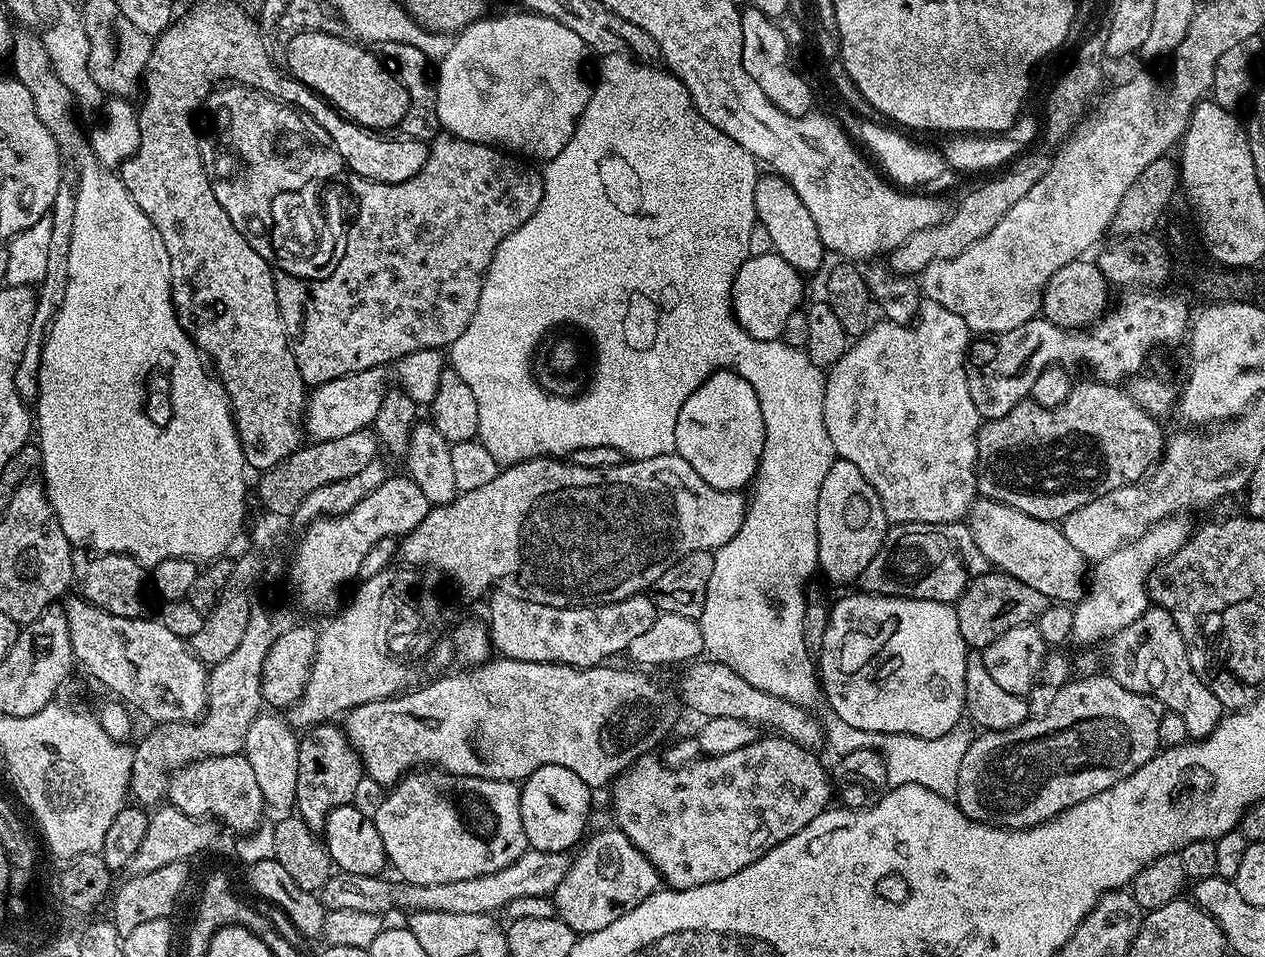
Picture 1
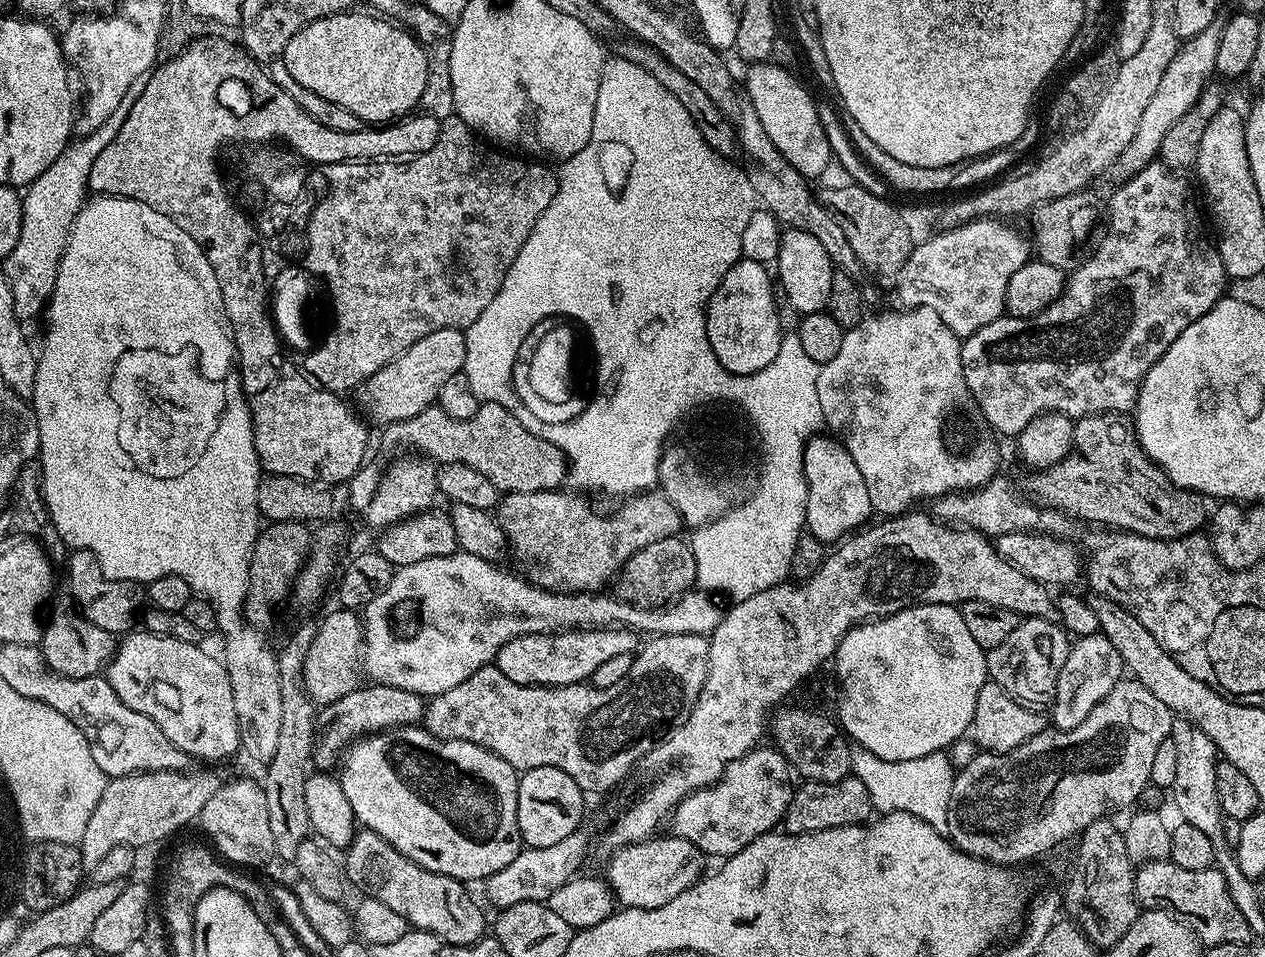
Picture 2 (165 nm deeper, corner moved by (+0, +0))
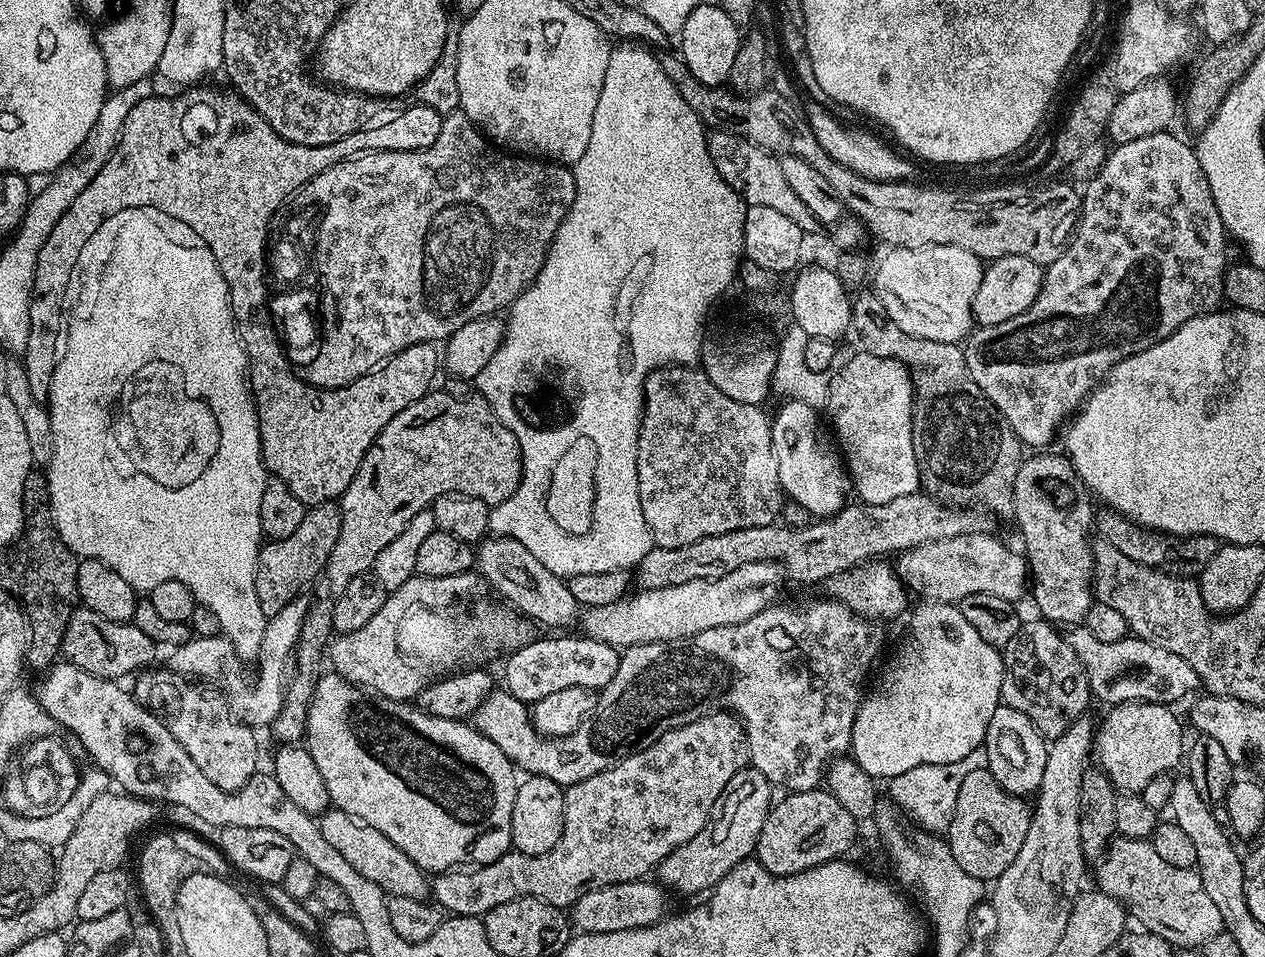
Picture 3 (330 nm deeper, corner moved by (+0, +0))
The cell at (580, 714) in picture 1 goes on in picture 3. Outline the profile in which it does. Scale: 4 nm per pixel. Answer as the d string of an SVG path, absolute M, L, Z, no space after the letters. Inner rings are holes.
M835 598L827 599L816 600L813 604L804 604L801 608L791 608L788 604L776 602L773 603L771 608L762 609L758 614L754 614L754 618L750 618L746 622L738 622L730 626L718 626L714 630L702 630L702 634L694 634L689 640L678 640L675 644L636 644L632 648L623 649L618 662L618 674L614 674L614 678L610 678L610 682L605 688L599 689L596 705L591 716L583 720L578 726L578 730L570 733L569 736L553 738L540 735L540 731L536 729L532 722L529 705L523 704L522 701L514 698L506 690L493 690L486 698L486 702L482 702L482 706L478 706L476 713L470 717L470 723L483 736L490 738L490 742L494 742L494 746L498 746L498 750L502 750L502 754L506 754L506 758L521 773L528 776L545 776L562 786L567 786L582 782L586 778L594 778L594 774L598 774L607 768L613 768L620 760L624 760L630 754L642 751L658 738L662 738L662 734L666 734L672 728L686 726L698 718L710 715L711 712L730 710L732 715L744 725L744 732L748 736L748 759L751 767L757 768L762 774L766 774L768 783L777 789L784 788L783 790L788 792L814 790L821 787L828 765L833 760L843 757L852 747L854 718L858 714L861 699L866 692L864 679L867 678L872 663L879 658L880 651L884 648L884 632L880 629L883 627L877 621L856 615L852 609L845 604L841 604Z

